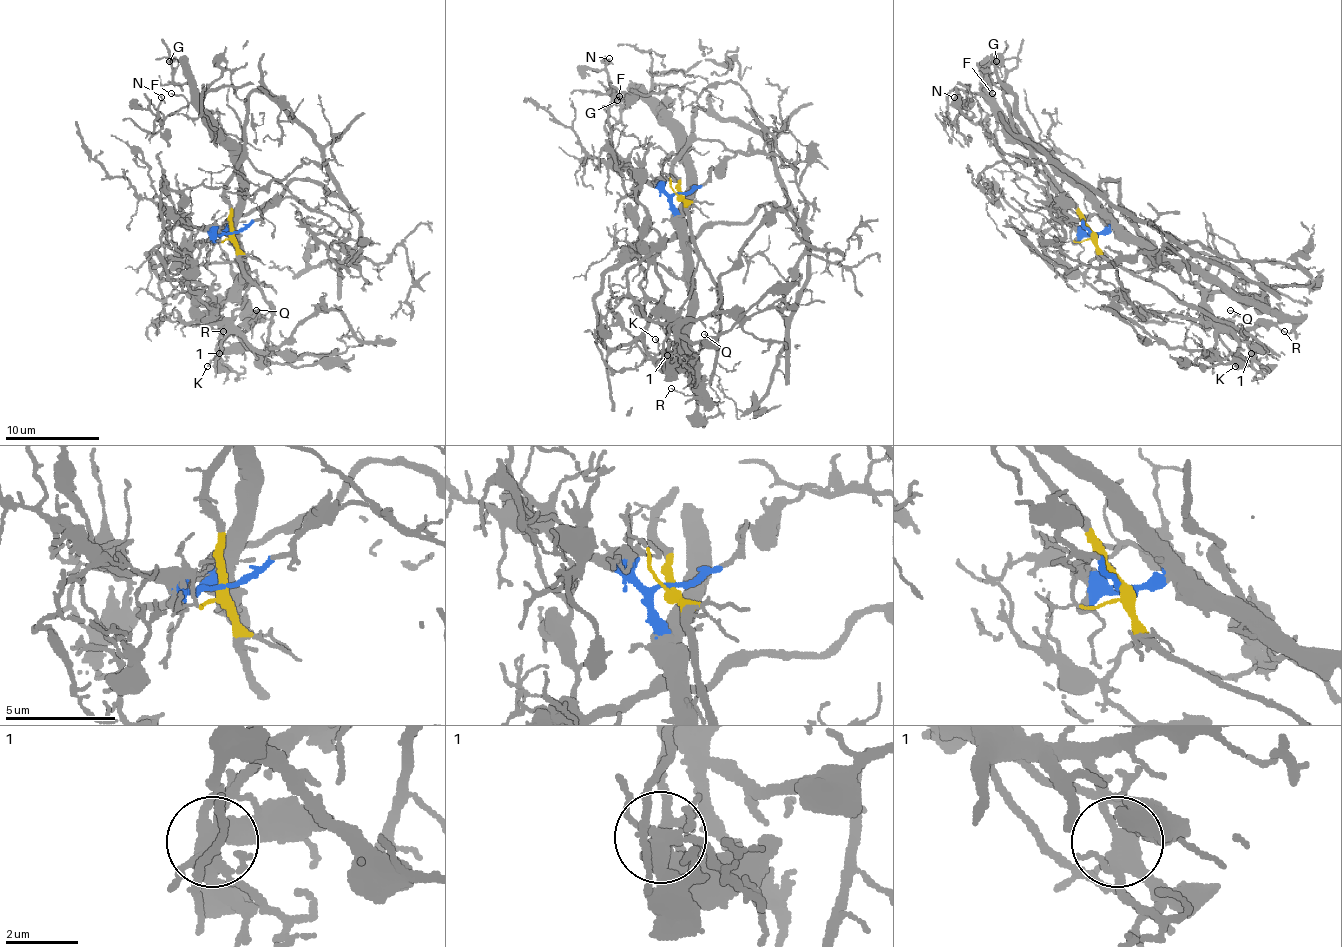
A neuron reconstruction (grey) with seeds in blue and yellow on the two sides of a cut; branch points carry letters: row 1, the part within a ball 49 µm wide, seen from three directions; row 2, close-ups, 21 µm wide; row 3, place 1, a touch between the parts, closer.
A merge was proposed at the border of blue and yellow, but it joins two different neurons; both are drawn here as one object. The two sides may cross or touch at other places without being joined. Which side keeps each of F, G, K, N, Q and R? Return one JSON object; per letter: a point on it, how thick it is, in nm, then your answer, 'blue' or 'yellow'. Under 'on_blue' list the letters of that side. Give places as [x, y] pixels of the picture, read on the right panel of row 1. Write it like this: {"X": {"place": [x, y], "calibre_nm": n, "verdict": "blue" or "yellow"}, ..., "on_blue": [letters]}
{"F": {"place": [992, 93], "calibre_nm": 130, "verdict": "blue"}, "G": {"place": [996, 61], "calibre_nm": 110, "verdict": "blue"}, "K": {"place": [1235, 366], "calibre_nm": 140, "verdict": "blue"}, "N": {"place": [954, 97], "calibre_nm": 160, "verdict": "blue"}, "Q": {"place": [1230, 310], "calibre_nm": 90, "verdict": "blue"}, "R": {"place": [1284, 331], "calibre_nm": 90, "verdict": "blue"}, "on_blue": ["F", "G", "K", "N", "Q", "R"]}

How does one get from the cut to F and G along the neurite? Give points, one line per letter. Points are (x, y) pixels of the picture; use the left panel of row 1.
F: (232, 232), (225, 232), (232, 225), (239, 201), (239, 159), (217, 137), (217, 130), (182, 95), (170, 93)
G: (232, 232), (225, 232), (239, 201), (239, 159), (217, 137), (187, 83), (175, 83), (177, 60), (168, 62)

